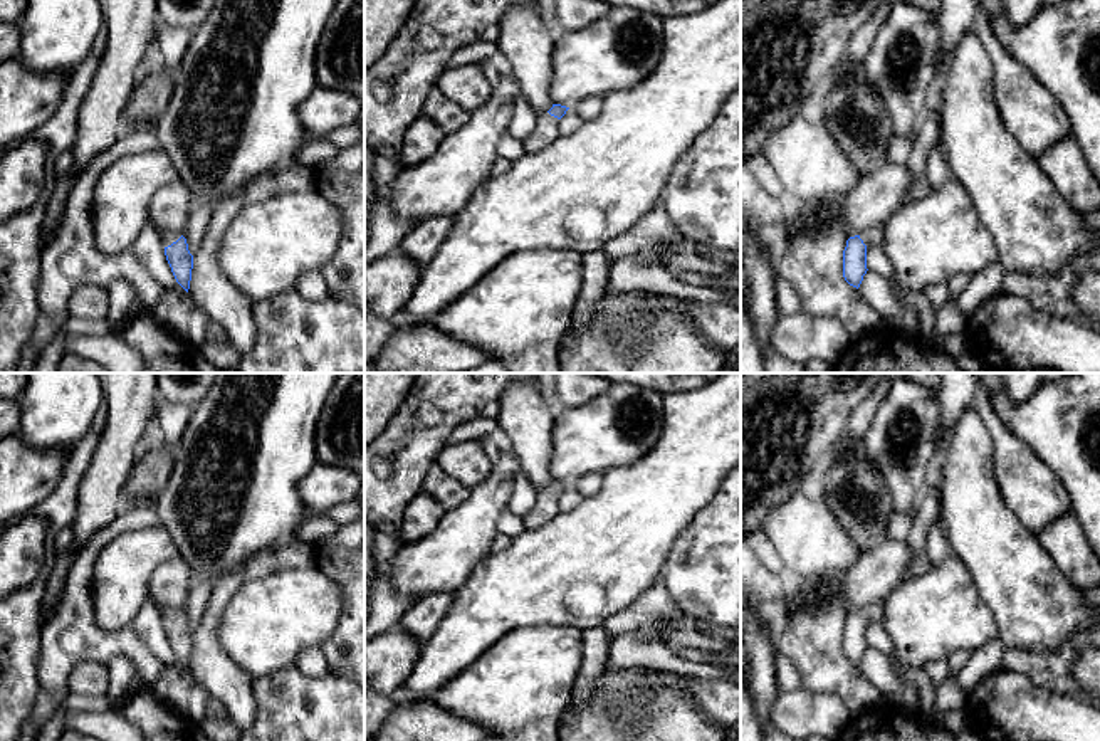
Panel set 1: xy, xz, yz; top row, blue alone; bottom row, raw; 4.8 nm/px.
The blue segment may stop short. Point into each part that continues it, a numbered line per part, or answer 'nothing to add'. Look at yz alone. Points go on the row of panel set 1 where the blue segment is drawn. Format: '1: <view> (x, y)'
1: yz (874, 236)

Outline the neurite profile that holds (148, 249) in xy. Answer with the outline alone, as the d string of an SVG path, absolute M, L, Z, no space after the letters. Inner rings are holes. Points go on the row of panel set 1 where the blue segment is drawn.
M146 222L141 229L136 242L131 247L134 257L146 267L146 271L161 284L165 289L173 289L178 294L186 291L176 282L171 267L165 255L165 245L158 229Z

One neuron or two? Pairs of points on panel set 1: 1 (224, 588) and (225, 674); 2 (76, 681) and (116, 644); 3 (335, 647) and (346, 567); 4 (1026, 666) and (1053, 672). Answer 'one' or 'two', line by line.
1: one
2: two
3: one
4: one

